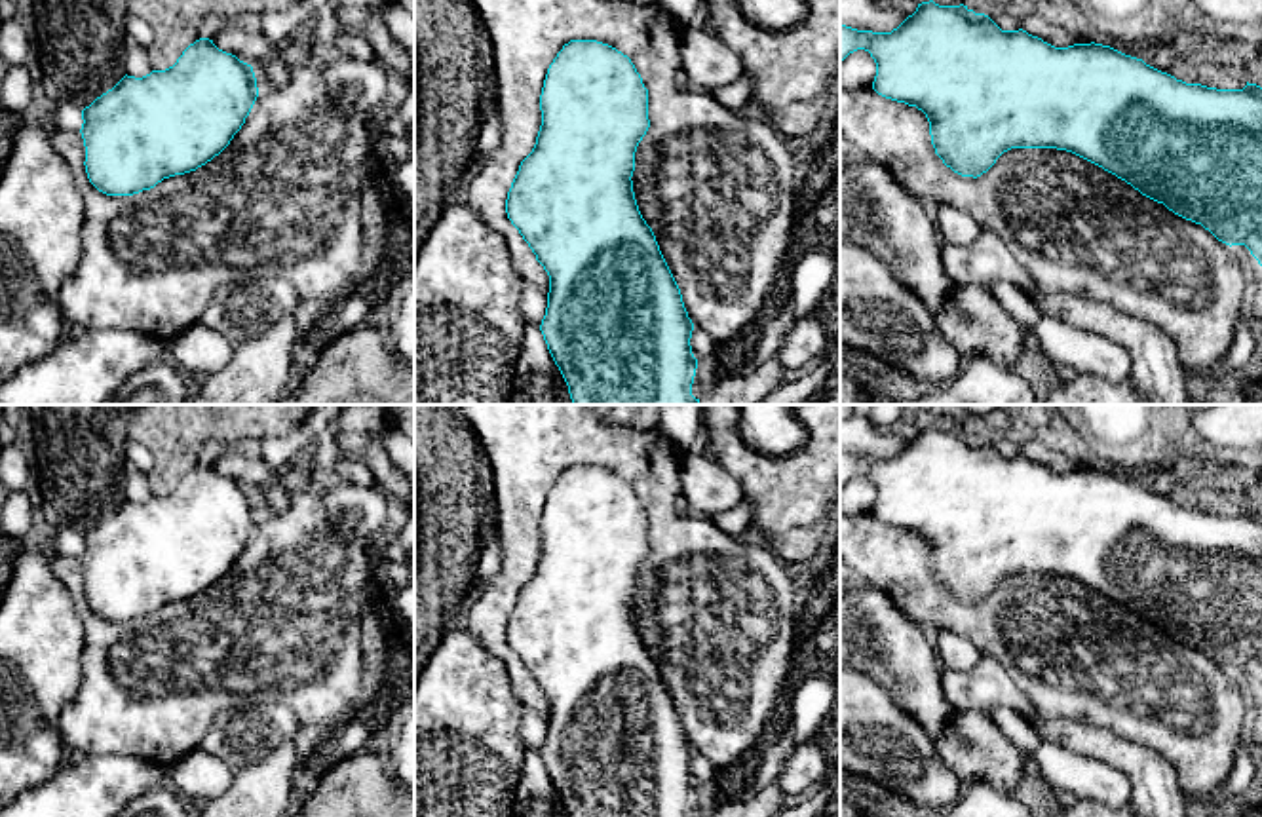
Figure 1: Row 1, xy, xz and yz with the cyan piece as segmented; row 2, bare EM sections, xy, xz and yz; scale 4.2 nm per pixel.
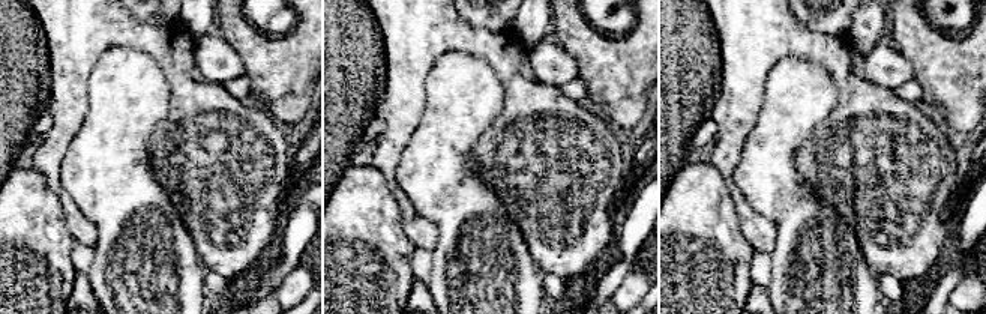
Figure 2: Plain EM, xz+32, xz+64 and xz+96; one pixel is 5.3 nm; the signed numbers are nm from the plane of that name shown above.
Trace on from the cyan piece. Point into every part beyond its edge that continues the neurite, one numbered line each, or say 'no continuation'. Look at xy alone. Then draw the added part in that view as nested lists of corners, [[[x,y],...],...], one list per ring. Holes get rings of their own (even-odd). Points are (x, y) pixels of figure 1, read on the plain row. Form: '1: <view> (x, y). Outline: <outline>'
no continuation

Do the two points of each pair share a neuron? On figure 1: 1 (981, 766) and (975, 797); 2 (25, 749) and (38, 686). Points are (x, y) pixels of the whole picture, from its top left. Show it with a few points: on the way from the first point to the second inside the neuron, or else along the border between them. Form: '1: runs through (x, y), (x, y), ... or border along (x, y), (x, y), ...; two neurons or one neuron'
1: border along (964, 785), (991, 783), (998, 791), (1013, 795); two neurons
2: runs through (25, 734), (25, 702); one neuron

